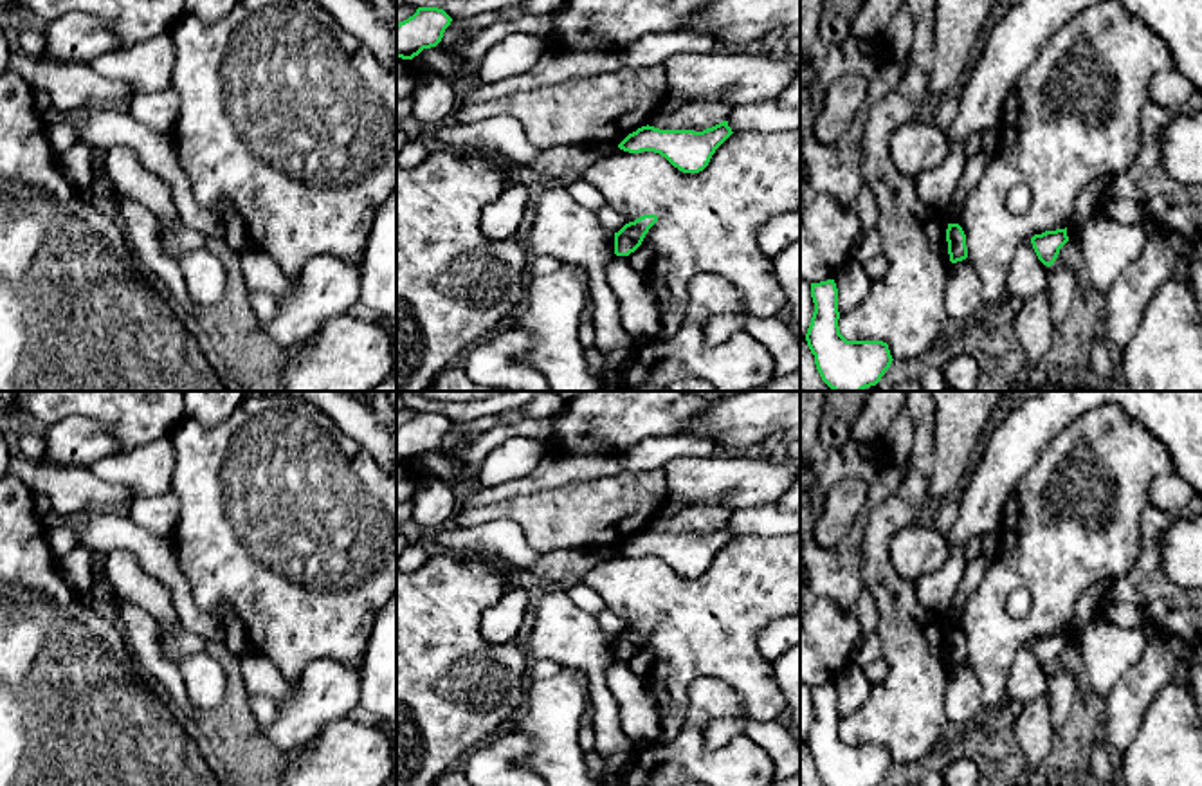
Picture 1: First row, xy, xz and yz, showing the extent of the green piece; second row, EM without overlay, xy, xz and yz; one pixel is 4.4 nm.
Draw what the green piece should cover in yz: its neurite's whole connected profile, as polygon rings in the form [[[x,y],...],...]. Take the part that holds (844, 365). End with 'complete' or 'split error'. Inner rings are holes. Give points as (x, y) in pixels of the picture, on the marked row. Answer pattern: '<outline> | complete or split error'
[[[834,279],[811,283],[815,312],[806,334],[822,380],[833,391],[863,391],[876,386],[892,364],[883,341],[847,341],[840,334]]] | complete

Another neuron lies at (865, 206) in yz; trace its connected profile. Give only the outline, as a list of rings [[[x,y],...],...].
[[[867,184],[861,186],[858,198],[852,204],[854,213],[861,224],[861,229],[878,229],[879,207],[874,193]]]

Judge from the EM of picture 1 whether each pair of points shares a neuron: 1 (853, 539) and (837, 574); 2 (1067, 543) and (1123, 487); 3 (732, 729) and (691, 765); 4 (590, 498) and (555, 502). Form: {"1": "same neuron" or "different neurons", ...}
{"1": "same neuron", "2": "same neuron", "3": "different neurons", "4": "same neuron"}

